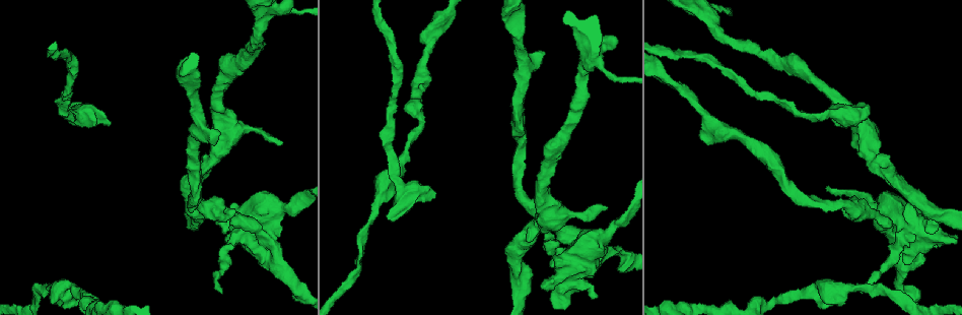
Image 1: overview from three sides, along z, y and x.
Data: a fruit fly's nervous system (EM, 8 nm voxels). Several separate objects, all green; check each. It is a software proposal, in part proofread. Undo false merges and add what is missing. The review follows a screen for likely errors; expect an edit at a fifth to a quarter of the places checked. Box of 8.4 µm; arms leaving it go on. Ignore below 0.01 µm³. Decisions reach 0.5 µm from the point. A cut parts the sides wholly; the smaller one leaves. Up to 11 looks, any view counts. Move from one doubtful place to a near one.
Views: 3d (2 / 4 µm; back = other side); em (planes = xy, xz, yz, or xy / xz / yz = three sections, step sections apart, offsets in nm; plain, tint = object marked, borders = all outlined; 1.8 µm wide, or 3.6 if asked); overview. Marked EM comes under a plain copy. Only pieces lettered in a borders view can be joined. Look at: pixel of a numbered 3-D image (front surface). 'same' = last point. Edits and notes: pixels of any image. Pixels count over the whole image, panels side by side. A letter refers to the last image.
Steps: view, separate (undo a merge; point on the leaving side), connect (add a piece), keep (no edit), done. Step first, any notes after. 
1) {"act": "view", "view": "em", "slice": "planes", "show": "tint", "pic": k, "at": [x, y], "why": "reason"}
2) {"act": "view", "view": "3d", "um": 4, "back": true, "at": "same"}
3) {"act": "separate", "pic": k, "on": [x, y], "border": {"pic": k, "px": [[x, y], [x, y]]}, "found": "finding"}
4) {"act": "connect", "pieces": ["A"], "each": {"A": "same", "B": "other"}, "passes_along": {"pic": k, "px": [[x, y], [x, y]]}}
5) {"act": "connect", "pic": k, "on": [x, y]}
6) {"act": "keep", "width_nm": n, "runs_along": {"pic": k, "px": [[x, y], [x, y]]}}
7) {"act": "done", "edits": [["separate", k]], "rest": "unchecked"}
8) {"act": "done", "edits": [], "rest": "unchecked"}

{"act": "view", "view": "3d", "um": 2, "pic": 1, "at": [701, 133], "why": "free end"}

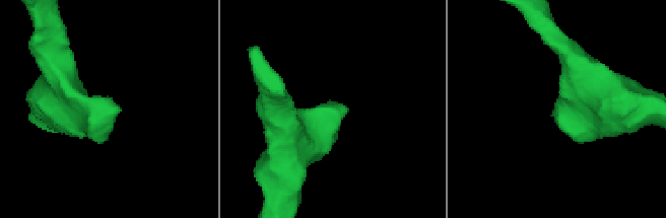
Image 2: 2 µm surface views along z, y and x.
{"act": "view", "view": "em", "slice": "yz", "step": 8, "show": "tint", "pic": 2, "at": [342, 110]}

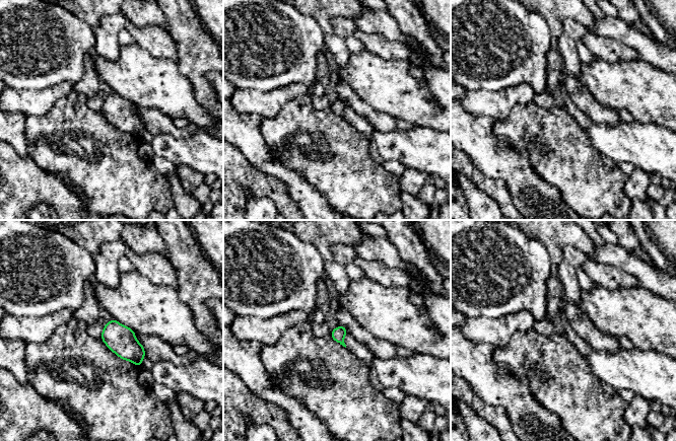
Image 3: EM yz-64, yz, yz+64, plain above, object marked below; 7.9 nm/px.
{"act": "view", "view": "em", "slice": "planes", "show": "borders", "at": "same", "why": "another direction"}

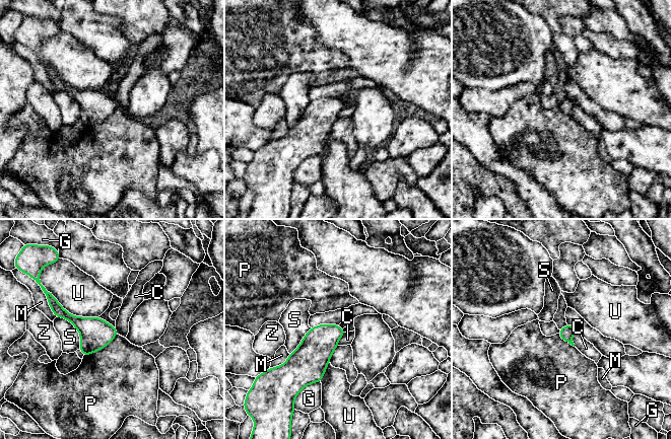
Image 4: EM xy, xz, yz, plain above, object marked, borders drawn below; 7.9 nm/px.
{"act": "keep", "each": {"C": "other", "G": "other", "M": "other", "P": "other", "S": "other", "U": "other", "Z": "other"}, "border": {"pic": 4, "px": [[577, 331], [573, 334], [575, 346]]}, "found": "none of them fits"}

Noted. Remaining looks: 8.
{"act": "view", "view": "em", "slice": "planes", "show": "borders", "pic": 1, "at": [60, 290], "why": "arms part here"}

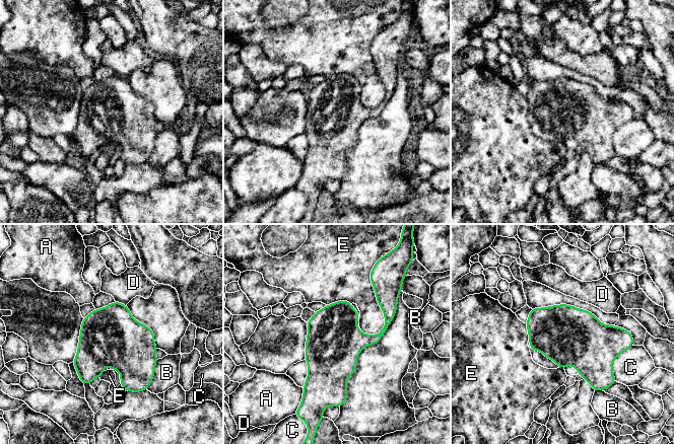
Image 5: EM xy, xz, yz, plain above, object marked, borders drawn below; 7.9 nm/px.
{"act": "keep", "width_nm": 440, "each": {"A": "other", "B": "other", "C": "other", "D": "other", "E": "other"}, "border": {"pic": 5, "px": [[369, 276], [384, 314], [374, 336]]}, "found": "continuous, no second neuron"}

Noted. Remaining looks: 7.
{"act": "view", "view": "3d", "um": 4, "pic": 1, "at": [276, 247], "why": "branch point"}

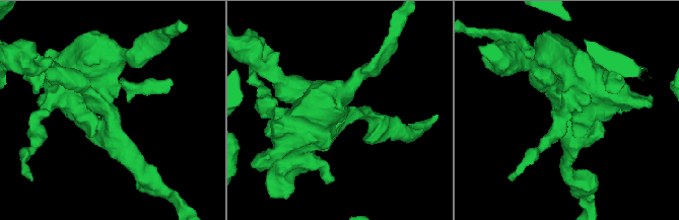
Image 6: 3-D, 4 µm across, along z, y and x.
{"act": "view", "view": "em", "slice": "planes", "show": "borders", "pic": 6, "at": [110, 115], "arms": 3, "arm_widths_nm": [190, 240, 460], "why": "need the tissue"}

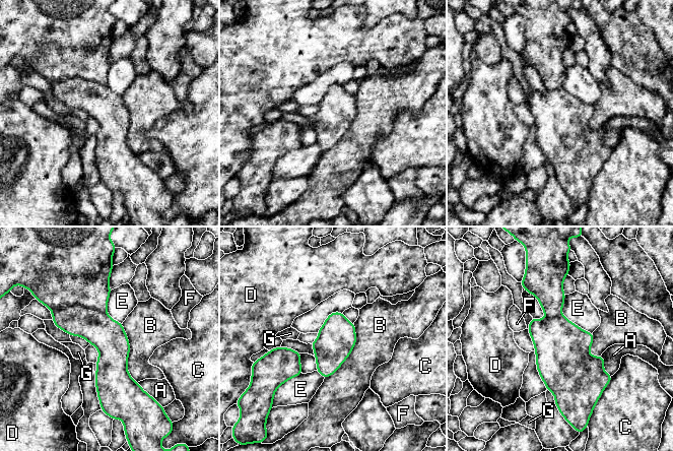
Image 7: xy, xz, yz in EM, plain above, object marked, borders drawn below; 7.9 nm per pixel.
{"act": "separate", "pic": 7, "on": [75, 273], "longest_contact_nm": ["B", 480], "each": {"A": "other", "B": "other", "C": "other", "D": "other", "E": "other", "F": "other", "G": "other"}, "border": {"pic": 7, "px": [[51, 309], [85, 305], [105, 313]]}, "found": "two neurons meet here"}

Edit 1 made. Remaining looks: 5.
{"act": "view", "view": "3d", "um": 2, "pic": 1, "at": [108, 125], "why": "stops while still wide"}

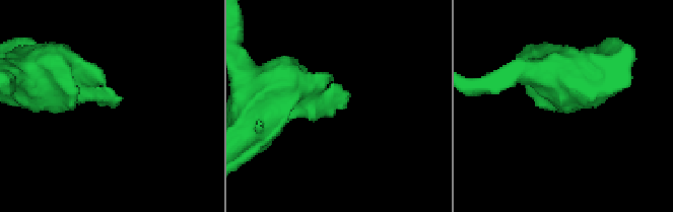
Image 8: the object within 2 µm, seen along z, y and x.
{"act": "view", "view": "em", "slice": "yz", "step": 16, "show": "tint", "pic": 8, "at": [115, 101], "why": "shape alone is not enough"}

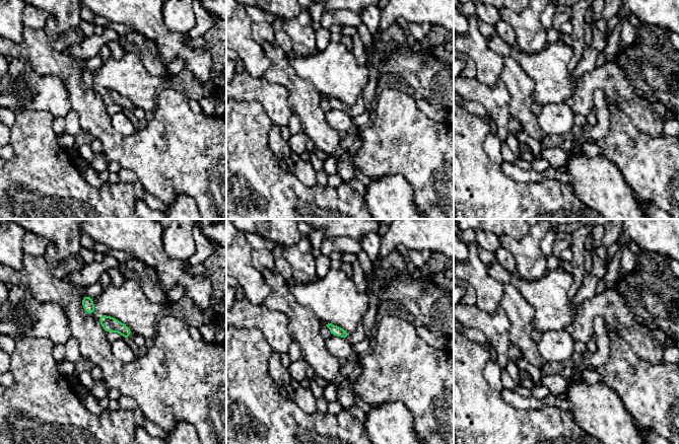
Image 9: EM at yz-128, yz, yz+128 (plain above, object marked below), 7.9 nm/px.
{"act": "view", "view": "em", "slice": "planes", "show": "borders", "at": "same", "why": "cut it another way"}

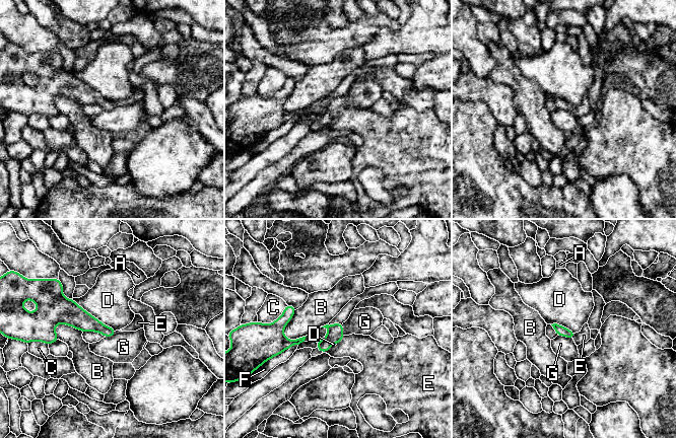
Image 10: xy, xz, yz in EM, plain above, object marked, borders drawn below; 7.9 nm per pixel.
{"act": "connect", "pieces": ["E"], "each": {"A": "other", "B": "other", "C": "other", "D": "other", "E": "same", "F": "other", "G": "other"}, "passes_along": {"pic": 10, "px": [[335, 335], [329, 349], [358, 347]]}, "found": "the neuron continues"}

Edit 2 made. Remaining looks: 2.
{"act": "done", "edits": [["separate", 7], ["connect", 10]], "rest": "unchecked"}

